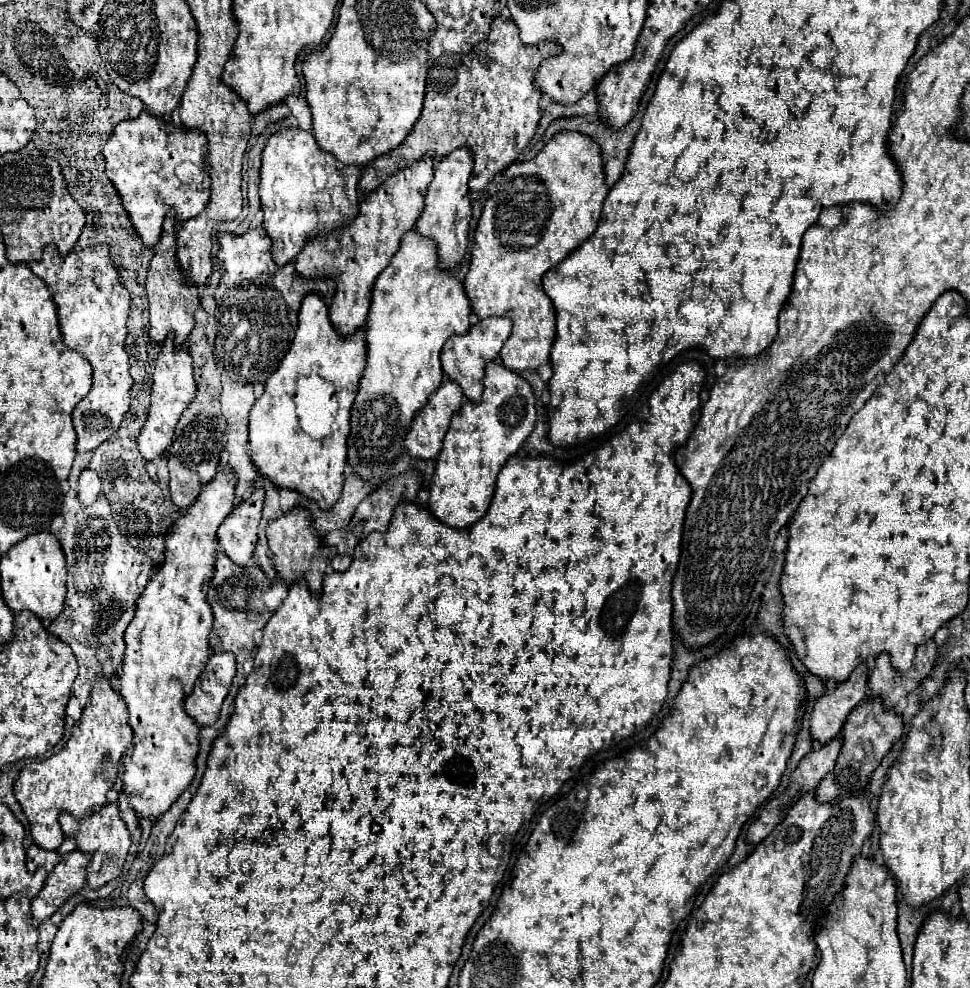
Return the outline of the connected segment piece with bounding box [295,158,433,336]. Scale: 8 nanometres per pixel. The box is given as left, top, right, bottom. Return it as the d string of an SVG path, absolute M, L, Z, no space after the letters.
M425 158L423 162L415 162L413 166L401 170L399 174L393 174L387 178L387 182L383 182L383 186L379 186L377 190L373 190L373 194L367 194L361 204L359 204L359 214L355 218L355 222L351 222L345 228L339 228L335 232L331 232L329 236L323 238L311 238L309 244L303 248L303 252L299 252L297 260L295 260L295 270L301 278L331 278L335 282L335 296L333 302L329 306L329 320L333 324L333 328L341 334L341 336L349 336L353 334L359 326L365 324L367 318L367 310L371 304L371 290L373 290L373 282L379 276L381 270L385 270L385 266L391 262L393 254L399 250L401 238L413 230L419 214L423 212L425 206L425 192L427 186L433 178L433 158Z

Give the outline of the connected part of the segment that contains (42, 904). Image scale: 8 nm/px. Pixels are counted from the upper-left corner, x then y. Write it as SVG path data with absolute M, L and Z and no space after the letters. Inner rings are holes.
M79 850L65 854L61 858L61 862L49 874L43 890L33 900L31 914L35 920L43 922L51 918L63 902L67 902L85 886L87 864L89 864L89 858L85 858L85 854L81 854Z

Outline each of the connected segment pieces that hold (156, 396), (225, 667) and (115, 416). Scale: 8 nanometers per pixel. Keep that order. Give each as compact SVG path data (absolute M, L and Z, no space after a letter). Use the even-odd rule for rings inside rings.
M171 333L161 344L161 352L155 362L155 372L153 372L153 386L151 386L151 406L147 414L147 422L141 428L141 434L137 438L137 450L141 456L149 462L159 458L167 446L173 442L173 432L175 426L183 414L183 410L189 406L189 402L195 398L195 380L193 380L193 366L191 358L183 350L175 350L174 334ZM175 362L189 362L189 364L175 364Z
M231 652L213 654L195 682L191 696L185 700L185 712L199 724L215 724L221 712L221 704L229 694L231 680L235 676L235 656Z
M53 246L43 248L39 262L29 262L31 272L39 276L57 306L59 330L65 346L83 354L93 366L93 386L89 394L75 406L73 424L77 432L79 454L97 450L105 440L109 440L121 426L123 416L129 410L129 390L133 378L129 374L129 356L123 348L127 334L127 314L131 296L119 282L119 272L111 266L109 248L99 246L97 250L81 250L61 256Z

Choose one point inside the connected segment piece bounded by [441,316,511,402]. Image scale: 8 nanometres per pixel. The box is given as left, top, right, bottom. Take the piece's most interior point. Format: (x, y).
(463, 358)

